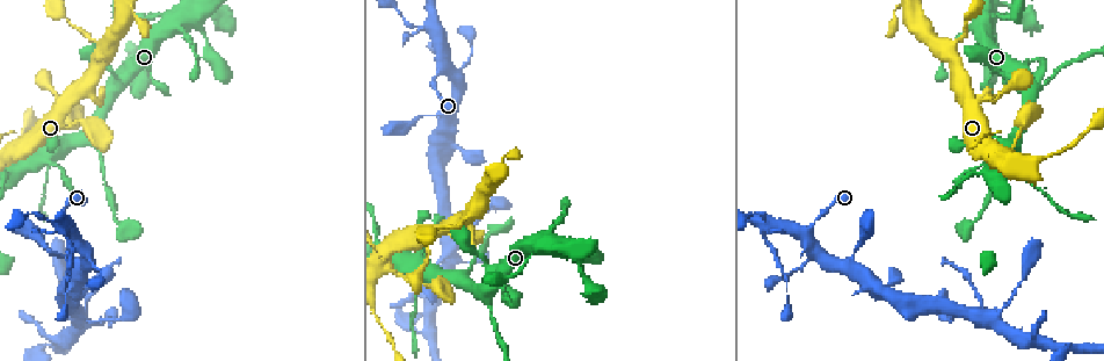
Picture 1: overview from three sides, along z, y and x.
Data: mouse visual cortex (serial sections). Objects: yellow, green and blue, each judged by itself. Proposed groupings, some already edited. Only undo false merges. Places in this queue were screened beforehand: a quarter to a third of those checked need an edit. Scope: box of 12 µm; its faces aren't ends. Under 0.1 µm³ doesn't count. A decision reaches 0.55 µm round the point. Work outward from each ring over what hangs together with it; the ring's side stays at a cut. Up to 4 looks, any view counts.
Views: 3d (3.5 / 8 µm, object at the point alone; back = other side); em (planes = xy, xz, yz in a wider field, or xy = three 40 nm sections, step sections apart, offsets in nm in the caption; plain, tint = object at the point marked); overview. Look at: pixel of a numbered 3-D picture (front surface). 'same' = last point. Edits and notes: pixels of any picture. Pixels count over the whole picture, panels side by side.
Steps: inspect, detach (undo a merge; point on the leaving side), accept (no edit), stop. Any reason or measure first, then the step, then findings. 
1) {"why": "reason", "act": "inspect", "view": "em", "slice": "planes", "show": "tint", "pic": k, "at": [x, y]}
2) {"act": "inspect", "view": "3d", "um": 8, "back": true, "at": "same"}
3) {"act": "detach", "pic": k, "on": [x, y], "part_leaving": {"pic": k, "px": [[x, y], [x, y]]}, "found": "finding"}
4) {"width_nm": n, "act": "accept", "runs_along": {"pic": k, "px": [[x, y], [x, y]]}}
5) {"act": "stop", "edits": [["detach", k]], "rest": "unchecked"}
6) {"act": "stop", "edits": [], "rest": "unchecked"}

{"why": "three-way junction", "act": "inspect", "view": "3d", "um": 3.5, "pic": 1, "at": [537, 250]}

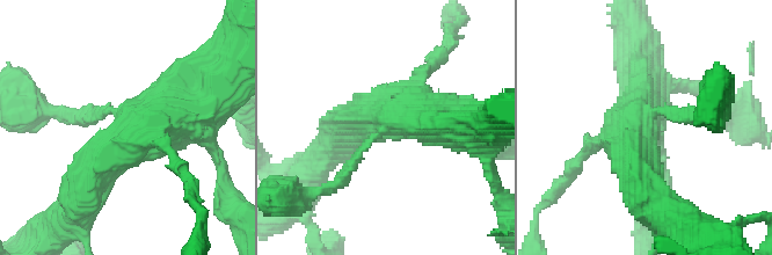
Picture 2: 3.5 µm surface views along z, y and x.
{"why": "need the tissue", "act": "inspect", "view": "em", "slice": "xy", "step": 1, "show": "tint", "pic": 2, "at": [646, 118]}

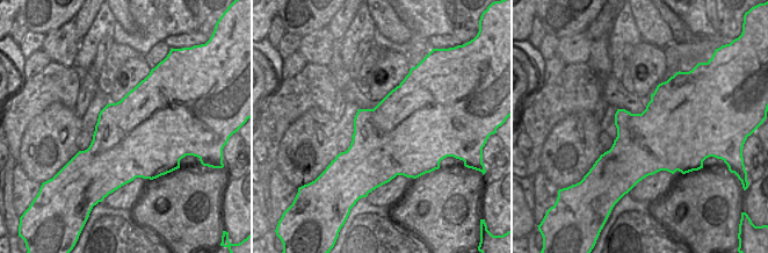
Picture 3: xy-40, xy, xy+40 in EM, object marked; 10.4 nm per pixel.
{"act": "accept", "runs_along": {"pic": 2, "px": [[85, 188], [152, 119], [206, 99]]}, "found": "all the same cell"}

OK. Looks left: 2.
{"why": "sudden change in width", "act": "inspect", "view": "3d", "um": 3.5, "pic": 1, "at": [65, 226]}

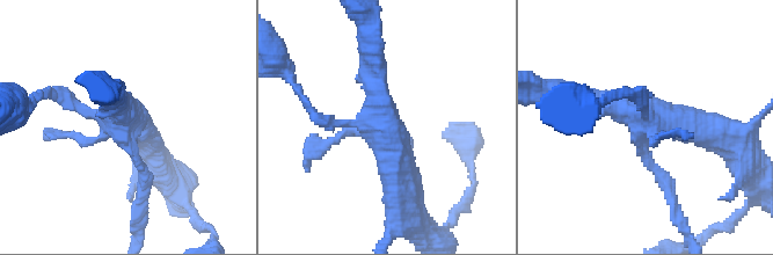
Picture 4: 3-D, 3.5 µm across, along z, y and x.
{"why": "shape alone is not enough", "act": "inspect", "view": "em", "slice": "xy", "step": 3, "show": "tint", "pic": 4, "at": [379, 130]}

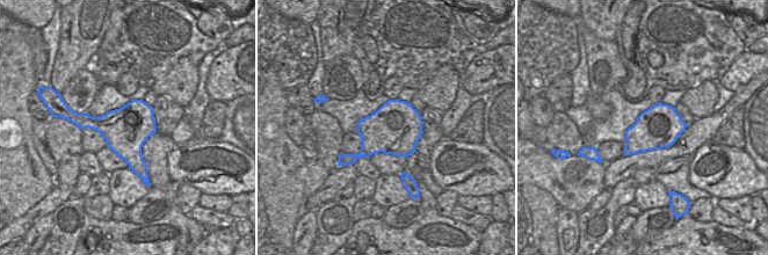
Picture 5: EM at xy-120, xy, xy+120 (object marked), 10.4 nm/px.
{"width_nm": 550, "act": "accept", "runs_along": {"pic": 4, "px": [[719, 136], [654, 118], [641, 147], [665, 182]]}, "found": "one cell here"}

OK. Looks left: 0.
{"act": "stop", "edits": [], "rest": "unchecked"}

